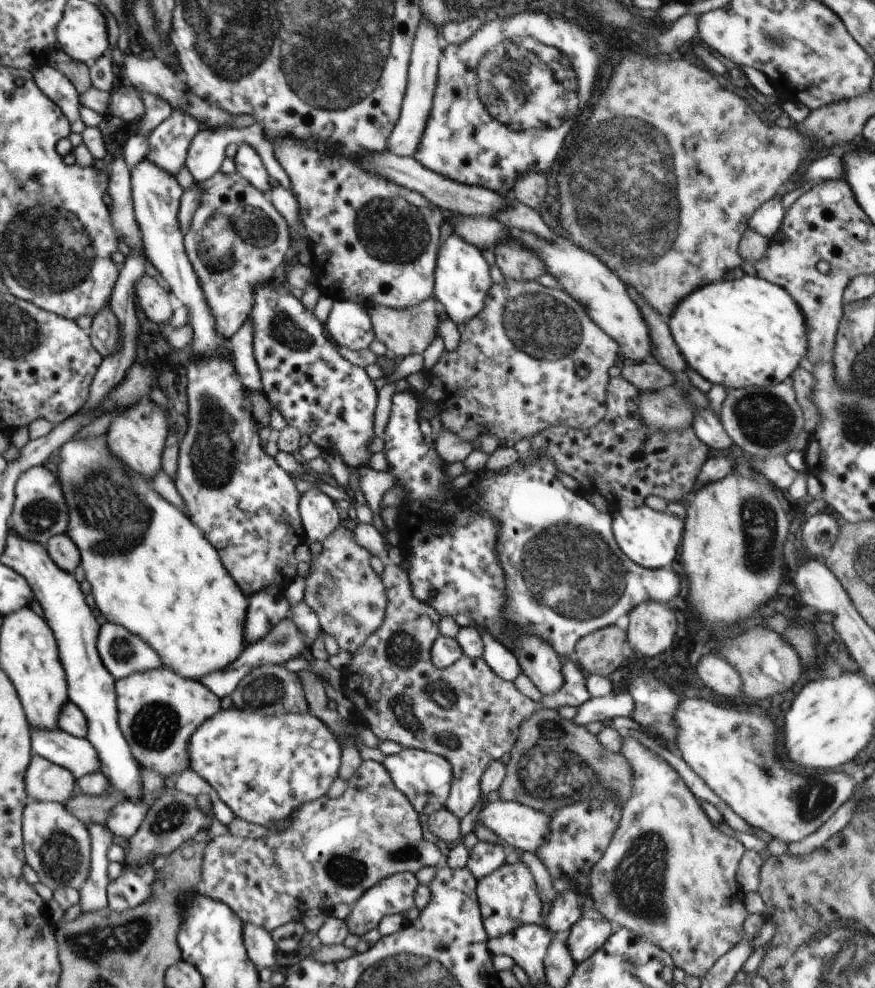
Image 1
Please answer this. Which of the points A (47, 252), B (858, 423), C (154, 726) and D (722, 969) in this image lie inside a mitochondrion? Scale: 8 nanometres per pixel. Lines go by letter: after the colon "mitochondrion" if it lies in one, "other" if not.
A: mitochondrion
B: mitochondrion
C: mitochondrion
D: other

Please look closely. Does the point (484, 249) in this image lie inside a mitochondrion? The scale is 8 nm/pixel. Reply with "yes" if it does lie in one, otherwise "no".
no

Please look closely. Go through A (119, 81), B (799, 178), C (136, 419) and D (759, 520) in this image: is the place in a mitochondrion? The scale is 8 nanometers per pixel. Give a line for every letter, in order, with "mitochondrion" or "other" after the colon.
A: other
B: other
C: other
D: mitochondrion

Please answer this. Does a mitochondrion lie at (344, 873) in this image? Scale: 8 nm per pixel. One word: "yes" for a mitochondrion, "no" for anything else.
yes

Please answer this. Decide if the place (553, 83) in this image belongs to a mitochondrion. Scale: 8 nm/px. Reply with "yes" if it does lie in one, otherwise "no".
yes

